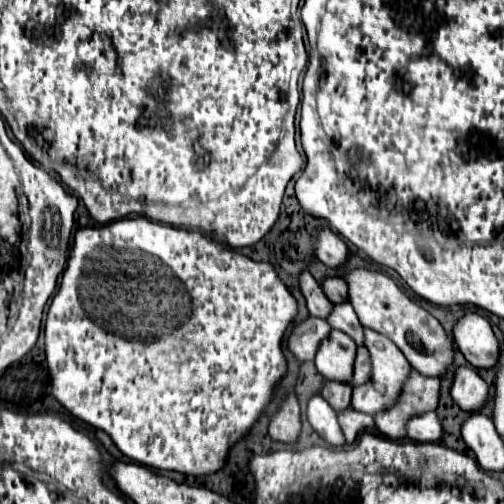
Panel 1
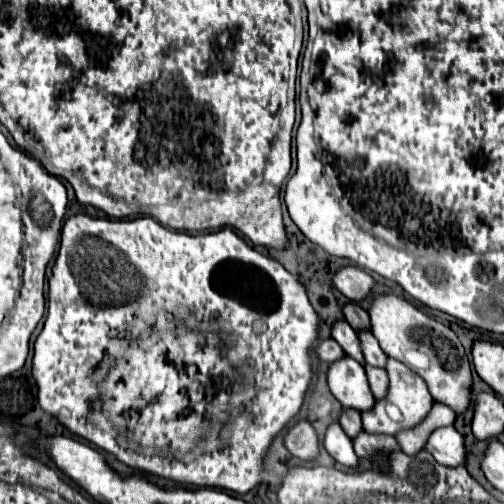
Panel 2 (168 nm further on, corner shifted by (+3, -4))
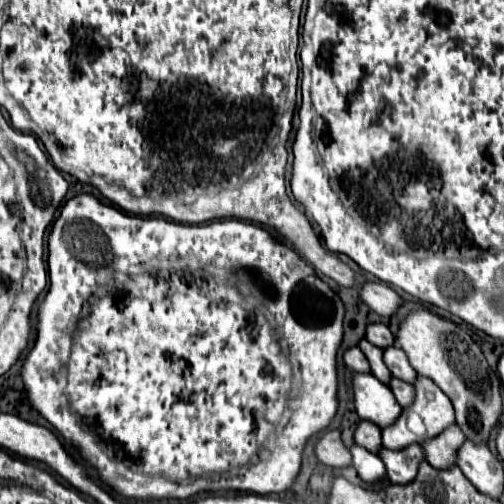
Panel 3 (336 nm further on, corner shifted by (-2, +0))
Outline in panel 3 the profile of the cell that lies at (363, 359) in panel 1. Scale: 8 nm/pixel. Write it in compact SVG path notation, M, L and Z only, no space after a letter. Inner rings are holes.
M390 378L390 390L392 390L392 394L396 396L396 400L398 400L398 404L402 406L402 408L406 408L406 404L410 404L410 400L414 398L414 388L408 384L408 382L404 382L404 380L400 380L400 378Z

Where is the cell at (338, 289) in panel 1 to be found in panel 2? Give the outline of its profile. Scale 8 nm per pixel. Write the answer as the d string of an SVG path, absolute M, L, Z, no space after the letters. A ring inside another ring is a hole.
M347 304L345 308L343 308L343 312L345 312L345 320L353 326L353 328L365 328L365 330L369 330L369 314L367 314L367 310L363 310L359 304Z

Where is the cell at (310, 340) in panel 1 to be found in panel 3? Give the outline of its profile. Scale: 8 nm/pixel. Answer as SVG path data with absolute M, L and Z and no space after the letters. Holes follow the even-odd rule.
M352 346L344 352L344 364L356 372L370 372L370 366L368 366L368 360L364 358L364 354L360 352L360 348Z

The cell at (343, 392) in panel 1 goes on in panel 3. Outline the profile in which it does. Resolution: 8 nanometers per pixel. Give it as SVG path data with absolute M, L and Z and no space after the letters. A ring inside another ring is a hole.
M360 420L360 424L356 426L356 430L354 430L354 440L362 446L362 448L366 448L366 450L370 450L370 452L378 452L378 448L382 446L382 440L380 440L380 428L376 426L376 424L372 424L372 422L368 422L368 420Z

